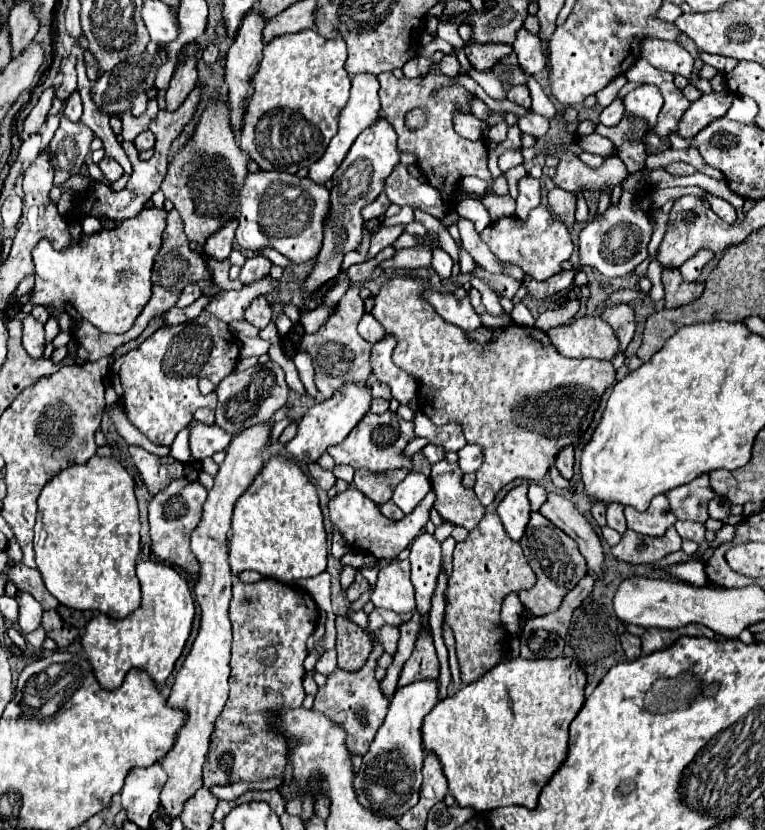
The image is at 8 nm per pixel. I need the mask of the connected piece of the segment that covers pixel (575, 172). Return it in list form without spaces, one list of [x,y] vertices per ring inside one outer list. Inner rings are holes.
[[[560,154],[560,164],[556,167],[556,175],[552,178],[556,187],[570,192],[586,192],[594,190],[602,194],[604,190],[612,190],[622,180],[626,180],[628,170],[624,162],[614,154],[604,160],[600,168],[588,168],[574,154]]]

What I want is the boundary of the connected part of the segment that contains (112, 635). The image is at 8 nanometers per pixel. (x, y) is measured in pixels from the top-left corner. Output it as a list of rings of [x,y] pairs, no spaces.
[[[140,562],[136,566],[136,576],[140,578],[142,586],[140,606],[120,620],[106,614],[96,614],[86,624],[80,640],[86,658],[94,668],[96,680],[106,690],[116,690],[130,668],[146,670],[156,684],[164,684],[190,636],[196,608],[190,588],[180,572],[168,564]]]

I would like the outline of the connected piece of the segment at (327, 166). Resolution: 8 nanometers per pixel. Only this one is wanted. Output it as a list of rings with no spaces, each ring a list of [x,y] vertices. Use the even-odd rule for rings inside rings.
[[[358,74],[358,76],[352,76],[352,92],[350,92],[350,100],[348,104],[342,108],[340,112],[340,120],[338,120],[338,134],[332,138],[332,142],[328,144],[324,156],[314,162],[308,170],[308,178],[314,180],[316,184],[326,184],[328,180],[332,180],[334,172],[338,170],[338,166],[342,164],[344,156],[348,154],[350,146],[354,144],[354,140],[358,138],[358,134],[368,128],[370,124],[376,122],[378,118],[378,112],[380,112],[380,98],[378,98],[378,78],[372,76],[372,74]]]

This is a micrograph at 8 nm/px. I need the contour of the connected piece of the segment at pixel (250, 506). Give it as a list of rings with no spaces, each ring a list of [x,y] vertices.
[[[282,456],[270,458],[234,506],[230,534],[232,572],[256,570],[264,578],[296,584],[302,578],[324,572],[326,556],[328,544],[314,484],[294,462]]]

